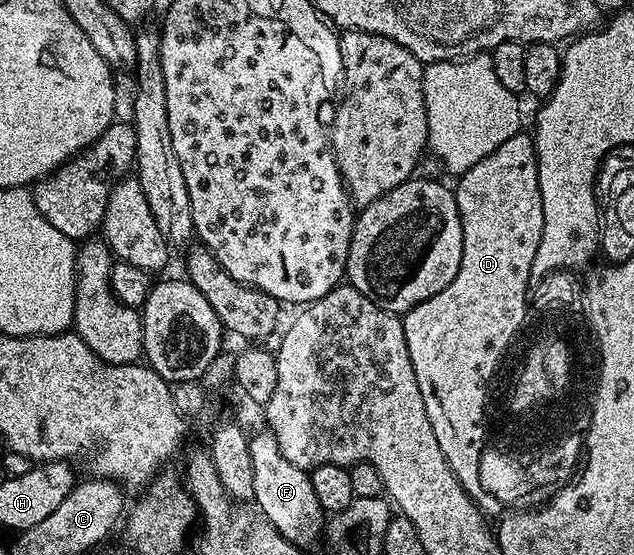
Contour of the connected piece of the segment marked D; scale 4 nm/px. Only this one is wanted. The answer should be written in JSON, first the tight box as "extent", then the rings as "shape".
{"extent":[402,131,545,499],"shape":[[[526,131],[514,133],[501,143],[501,147],[497,147],[497,151],[485,155],[481,163],[469,167],[458,181],[459,186],[454,186],[453,192],[463,232],[461,267],[445,291],[425,299],[425,303],[402,314],[402,318],[409,359],[413,359],[413,375],[417,375],[417,387],[421,387],[425,415],[429,415],[433,435],[437,435],[437,447],[441,447],[441,455],[445,455],[453,475],[459,475],[464,491],[479,499],[484,496],[478,478],[482,384],[512,331],[529,316],[527,284],[531,281],[531,268],[535,269],[537,265],[537,247],[541,247],[541,231],[545,227],[534,136]]]}

